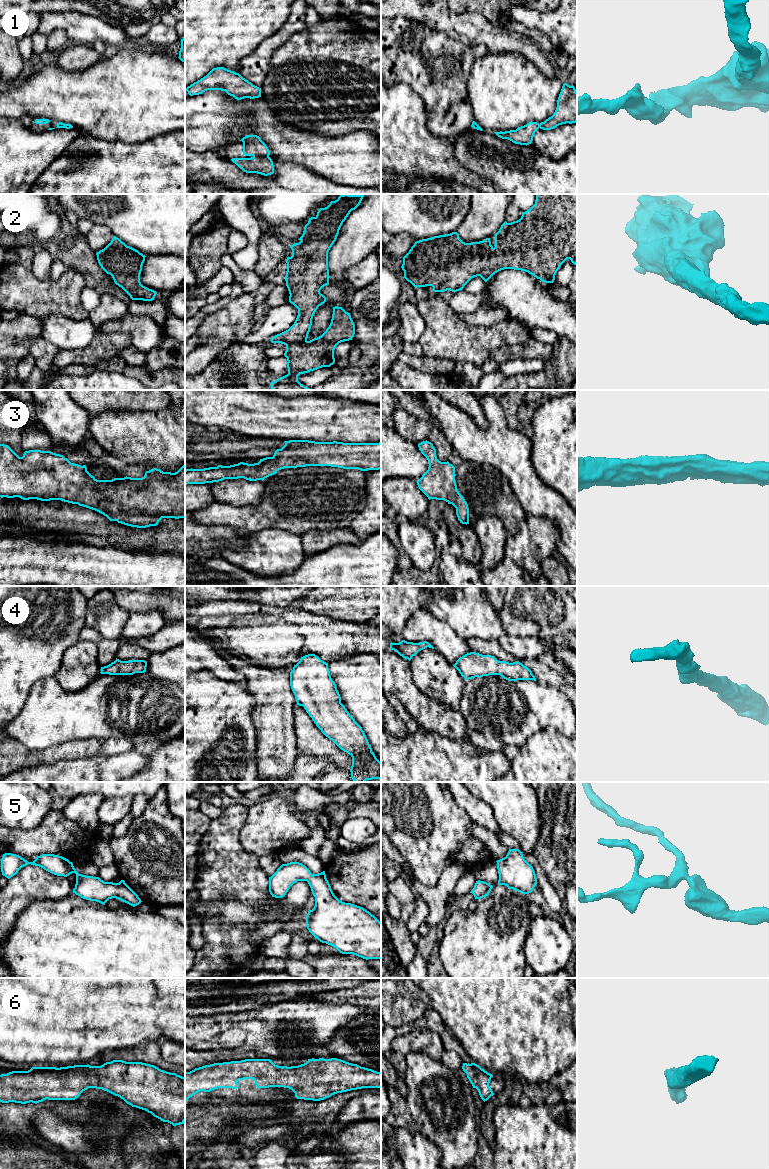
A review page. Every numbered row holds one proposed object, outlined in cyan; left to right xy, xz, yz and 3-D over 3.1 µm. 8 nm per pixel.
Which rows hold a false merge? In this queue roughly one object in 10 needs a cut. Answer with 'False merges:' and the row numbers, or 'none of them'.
False merges: none of them

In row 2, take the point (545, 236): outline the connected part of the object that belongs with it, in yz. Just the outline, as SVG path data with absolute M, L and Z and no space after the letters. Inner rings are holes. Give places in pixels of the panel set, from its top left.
M536 194L535 204L522 212L519 220L501 225L495 234L495 246L490 238L483 241L465 243L457 232L434 236L416 241L403 257L401 266L404 277L415 288L432 286L434 292L460 291L474 277L480 276L487 282L495 273L504 269L528 272L545 283L553 283L561 265L570 259L577 264L577 194Z

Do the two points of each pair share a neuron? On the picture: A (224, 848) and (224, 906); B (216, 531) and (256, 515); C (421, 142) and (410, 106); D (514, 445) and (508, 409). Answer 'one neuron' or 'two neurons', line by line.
A: two neurons
B: two neurons
C: one neuron
D: two neurons

